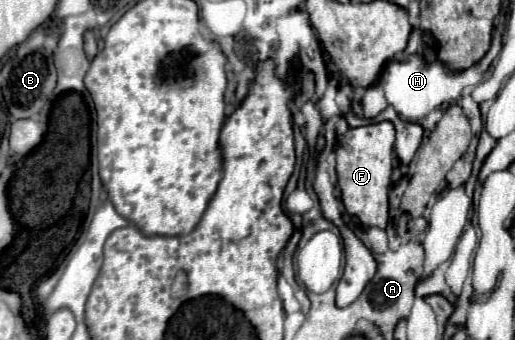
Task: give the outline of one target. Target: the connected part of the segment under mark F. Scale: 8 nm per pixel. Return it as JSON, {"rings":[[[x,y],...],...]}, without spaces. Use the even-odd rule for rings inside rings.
{"rings":[[[391,121],[371,123],[363,127],[349,127],[345,133],[345,145],[335,147],[337,155],[337,183],[345,209],[355,215],[367,227],[385,229],[389,223],[387,195],[392,185],[395,129]]]}

